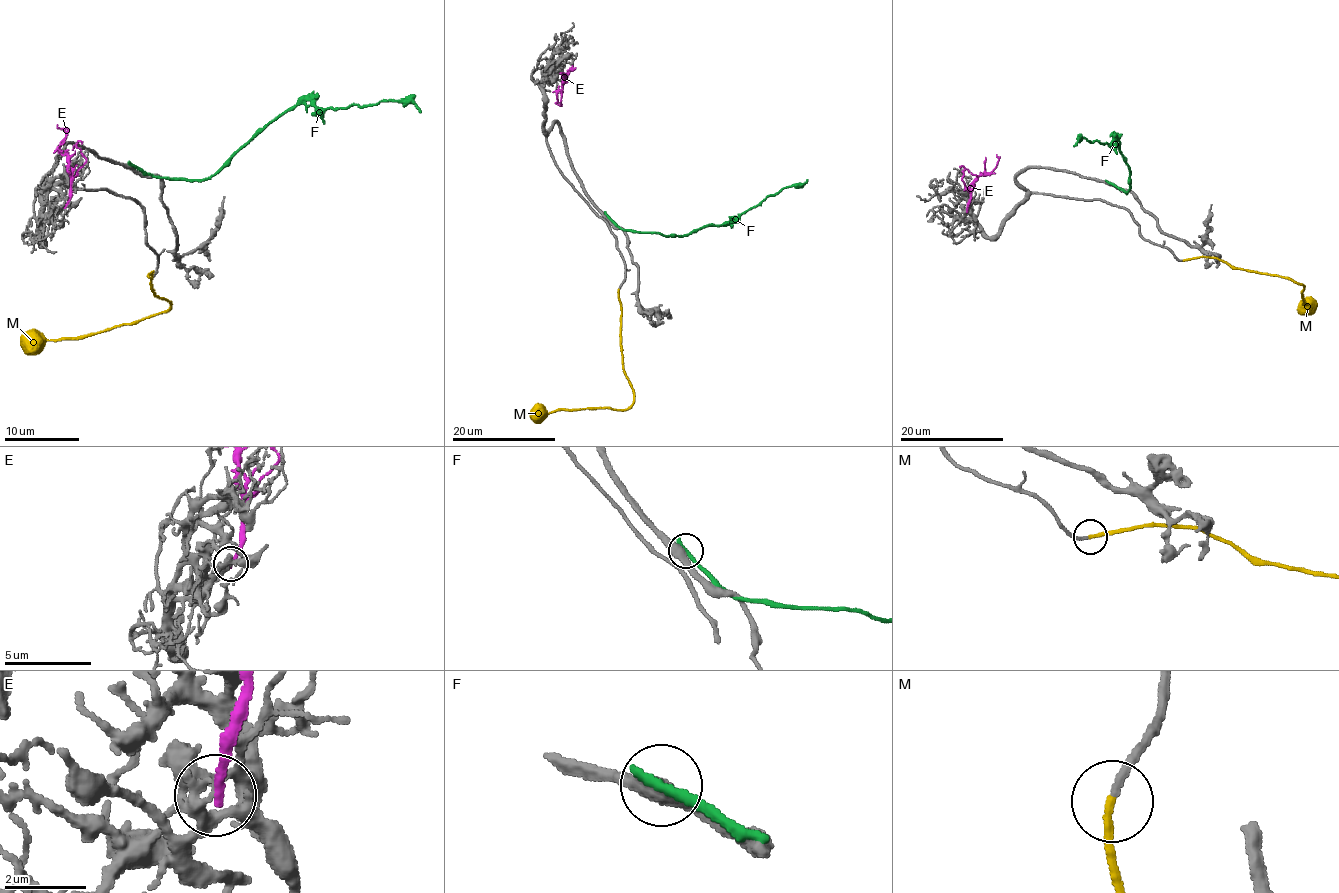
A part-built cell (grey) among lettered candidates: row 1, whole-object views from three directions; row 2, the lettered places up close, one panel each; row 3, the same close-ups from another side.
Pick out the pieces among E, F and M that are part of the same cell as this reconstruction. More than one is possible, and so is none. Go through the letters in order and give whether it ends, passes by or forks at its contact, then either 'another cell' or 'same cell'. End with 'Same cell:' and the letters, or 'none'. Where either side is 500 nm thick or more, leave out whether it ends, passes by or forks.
E: it ends | another cell
F: it ends | another cell
M: it ends | same cell
Same cell: M

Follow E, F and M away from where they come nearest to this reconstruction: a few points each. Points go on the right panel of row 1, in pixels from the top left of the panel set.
E: (967, 211), (969, 186), (978, 177), (993, 170), (999, 157), (997, 155)
F: (1109, 182), (1122, 191), (1129, 190), (1129, 169), (1115, 138), (1108, 143), (1080, 138), (1073, 146)
M: (1183, 260), (1217, 257), (1235, 268), (1286, 278), (1304, 286), (1301, 292), (1304, 303), (1310, 309), (1309, 306)

